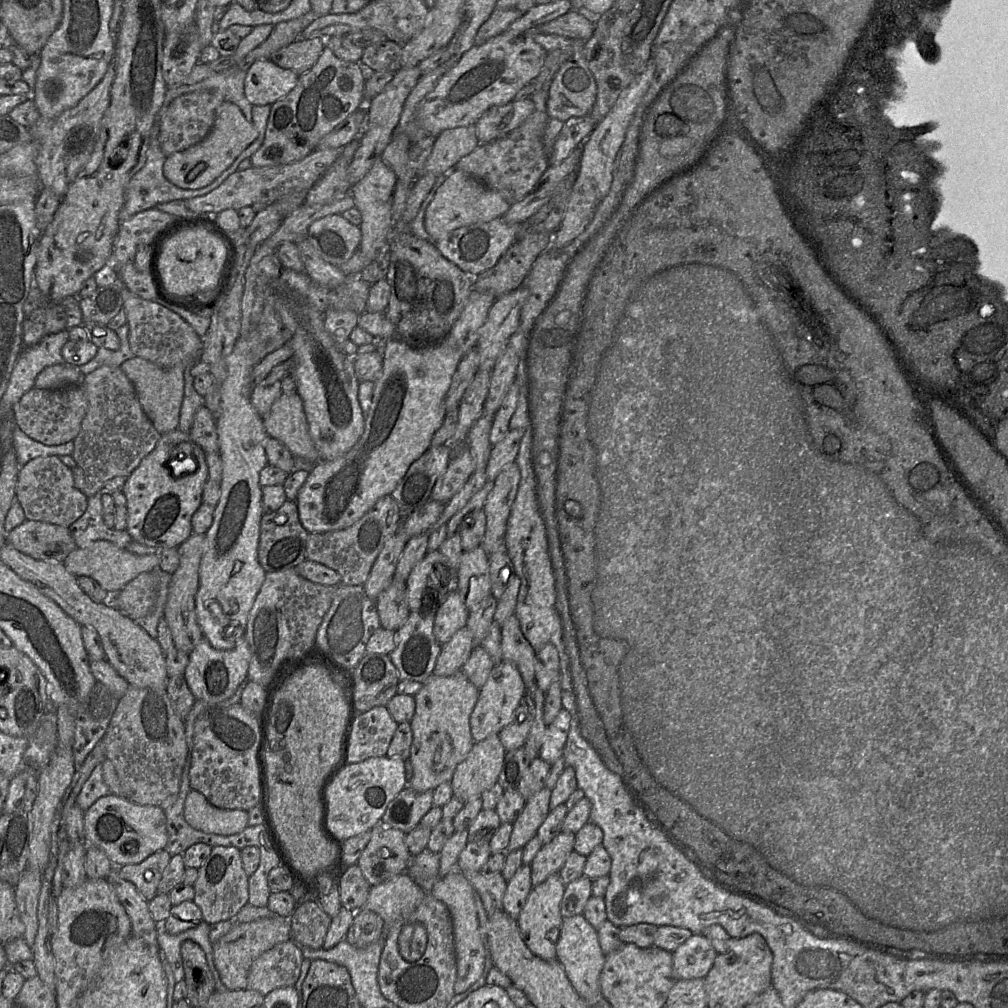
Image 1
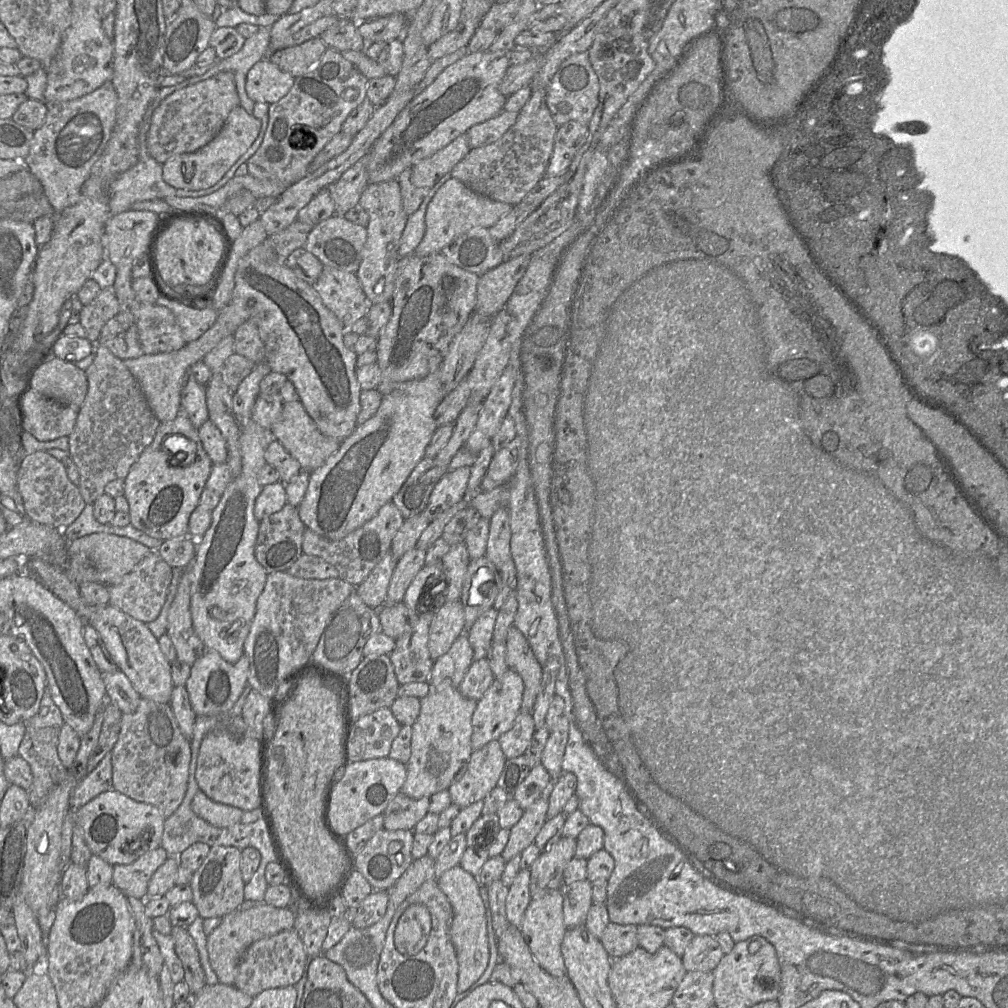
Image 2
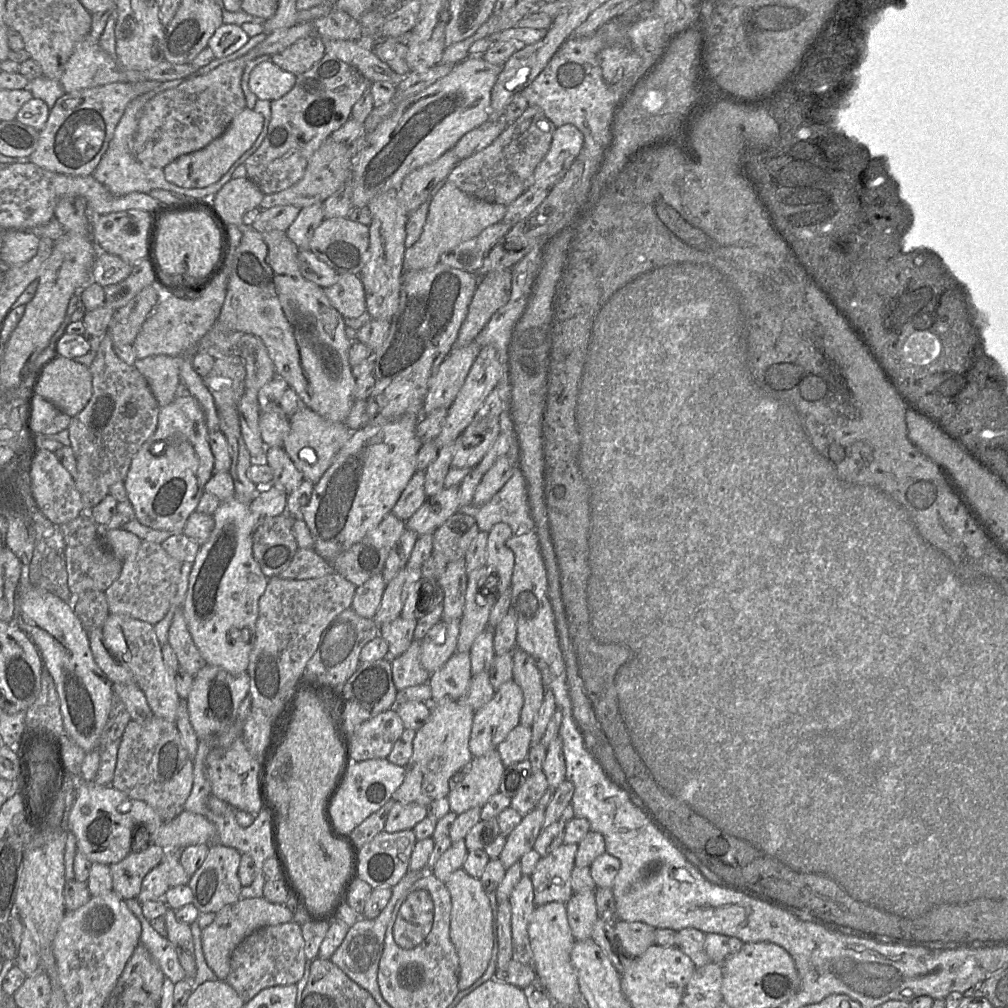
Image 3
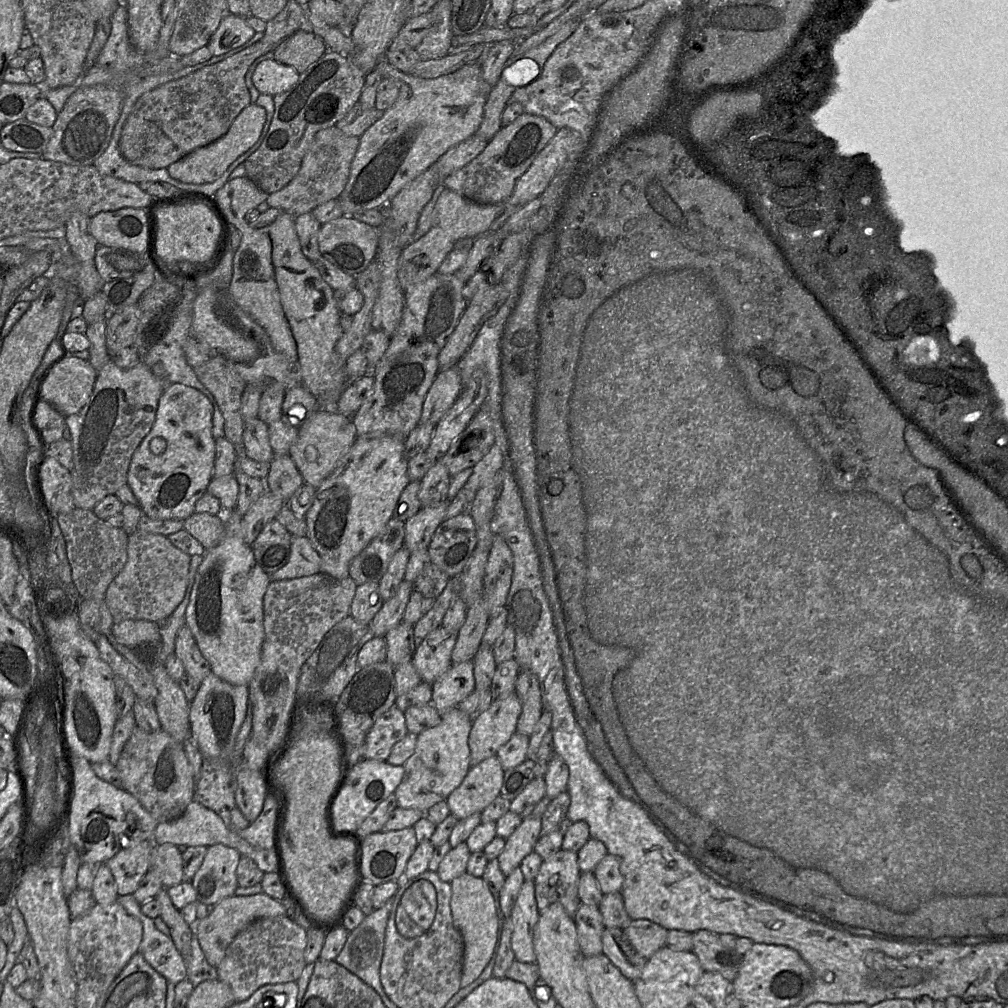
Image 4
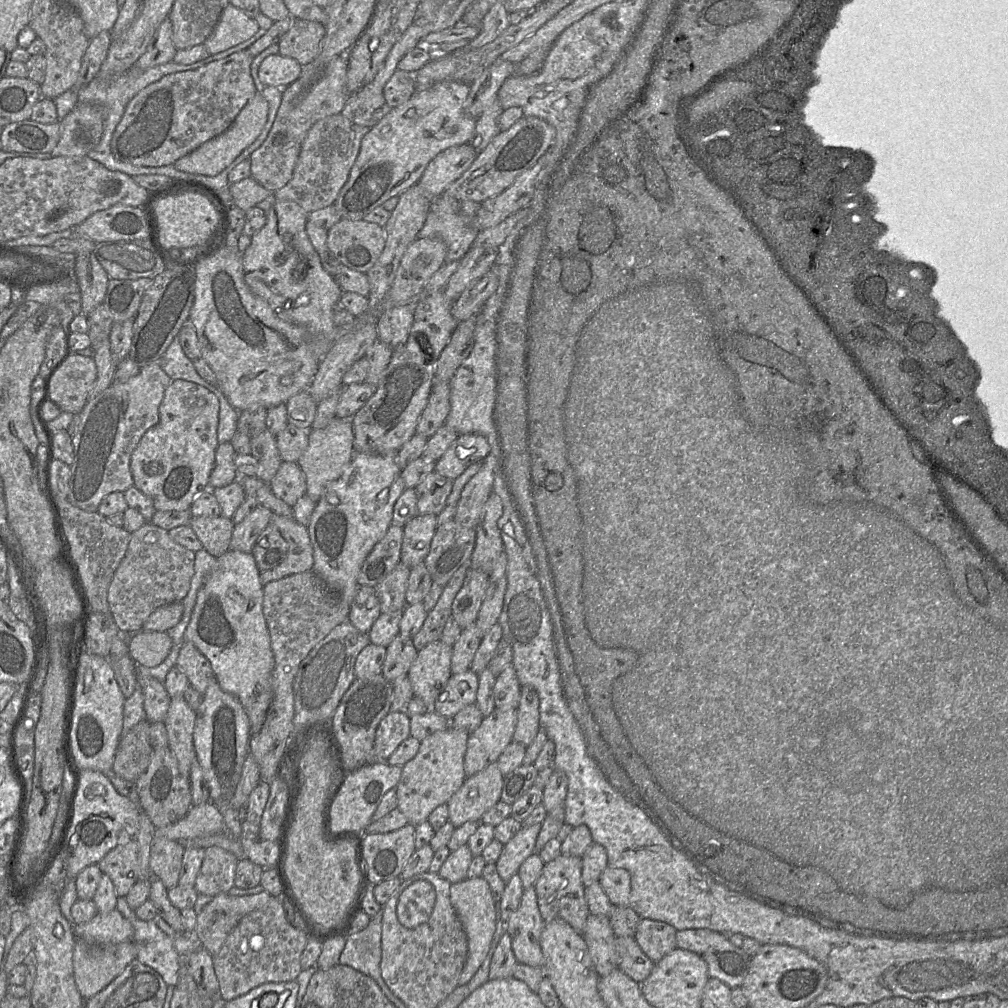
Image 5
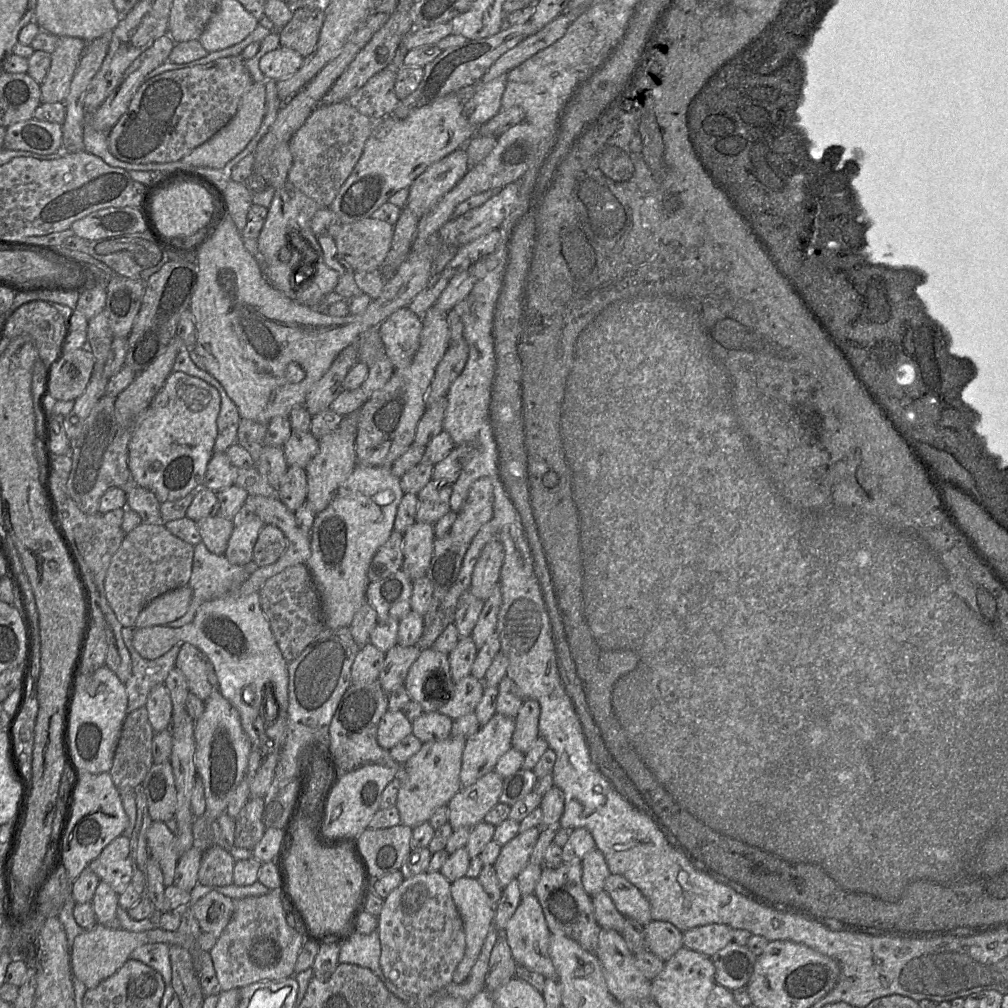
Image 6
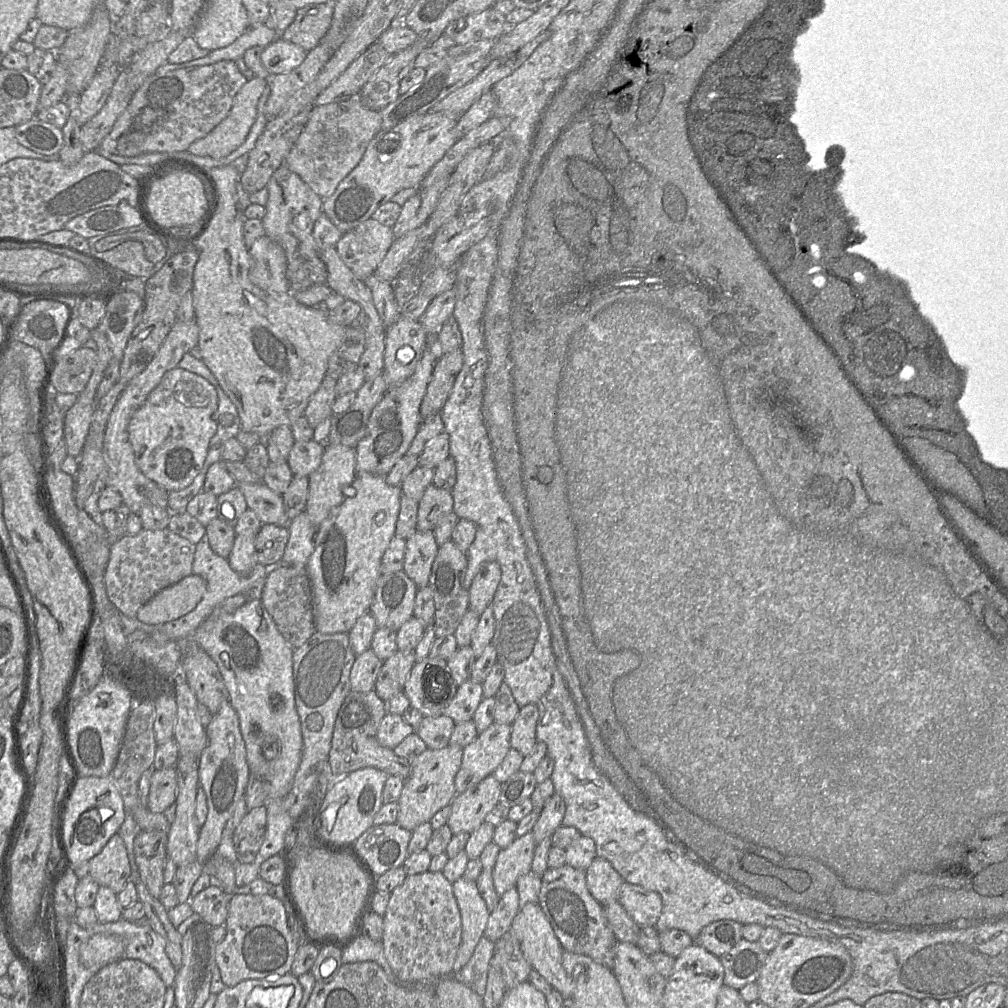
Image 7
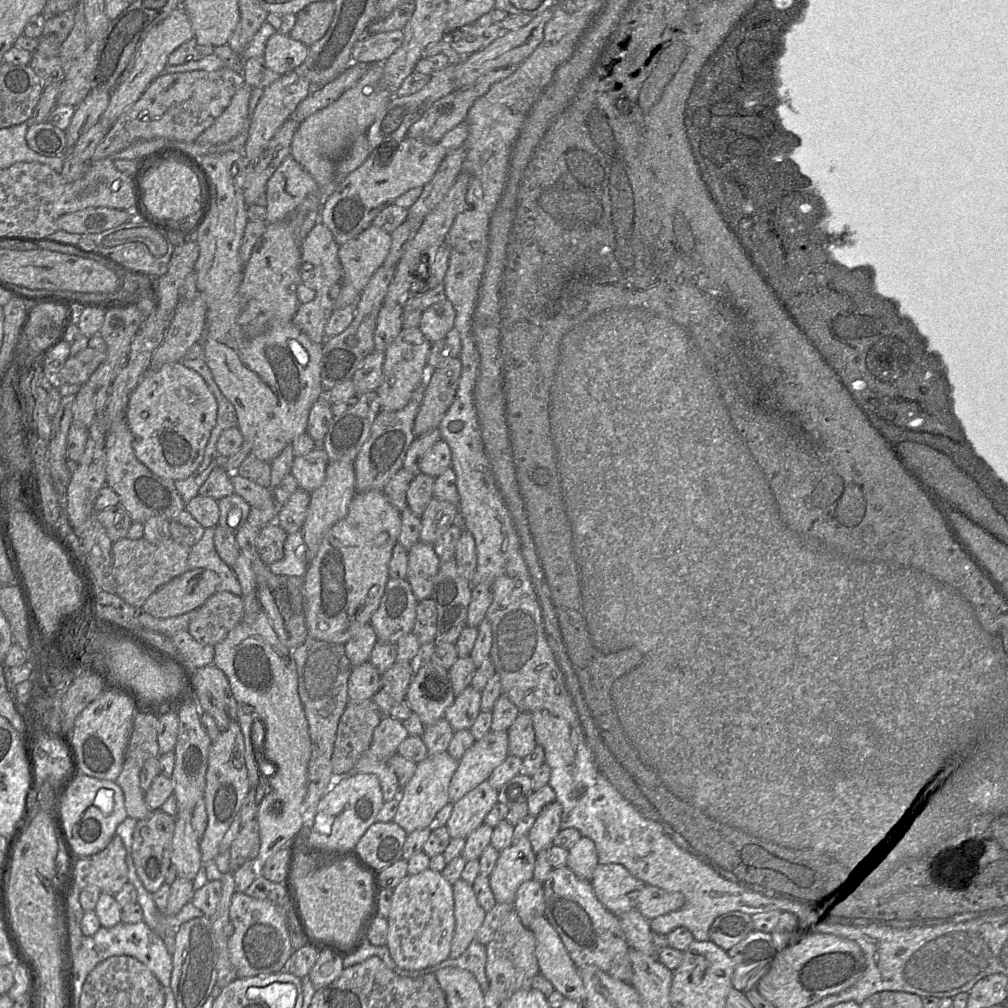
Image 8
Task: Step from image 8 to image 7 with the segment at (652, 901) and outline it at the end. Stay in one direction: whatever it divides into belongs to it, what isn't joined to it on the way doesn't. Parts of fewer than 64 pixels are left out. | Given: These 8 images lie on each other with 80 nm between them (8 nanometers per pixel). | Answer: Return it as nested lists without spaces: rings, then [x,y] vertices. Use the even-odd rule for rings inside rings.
[[[626,881],[620,888],[618,901],[640,927],[654,927],[663,908],[657,892]]]

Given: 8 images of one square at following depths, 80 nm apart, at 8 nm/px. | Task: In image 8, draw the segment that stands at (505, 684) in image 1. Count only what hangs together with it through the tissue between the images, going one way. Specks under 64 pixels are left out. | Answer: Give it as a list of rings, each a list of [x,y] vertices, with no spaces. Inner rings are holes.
[[[490,731],[464,753],[449,785],[449,802],[455,803],[484,781],[509,755],[507,731]]]

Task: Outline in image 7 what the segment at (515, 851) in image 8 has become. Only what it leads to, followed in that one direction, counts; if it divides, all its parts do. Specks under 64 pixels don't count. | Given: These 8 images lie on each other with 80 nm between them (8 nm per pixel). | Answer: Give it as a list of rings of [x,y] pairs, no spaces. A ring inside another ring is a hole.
[[[530,831],[517,836],[508,847],[500,850],[492,870],[494,886],[499,896],[516,886],[520,876],[531,871],[536,845]]]

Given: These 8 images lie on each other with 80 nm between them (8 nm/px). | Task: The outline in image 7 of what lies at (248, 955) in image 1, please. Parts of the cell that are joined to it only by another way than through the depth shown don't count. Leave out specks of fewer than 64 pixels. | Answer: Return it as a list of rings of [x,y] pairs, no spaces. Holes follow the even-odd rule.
[[[210,886],[199,892],[192,900],[191,907],[194,913],[212,927],[225,925],[229,911],[230,895],[223,889]]]

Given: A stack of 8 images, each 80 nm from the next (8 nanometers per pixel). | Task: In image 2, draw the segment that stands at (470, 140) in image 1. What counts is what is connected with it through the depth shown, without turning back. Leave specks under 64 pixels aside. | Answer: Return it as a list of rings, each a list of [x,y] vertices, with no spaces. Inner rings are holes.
[[[463,133],[459,135],[448,145],[431,156],[419,161],[412,167],[412,184],[425,192],[429,191],[434,184],[446,173],[450,172],[470,150],[467,134]]]

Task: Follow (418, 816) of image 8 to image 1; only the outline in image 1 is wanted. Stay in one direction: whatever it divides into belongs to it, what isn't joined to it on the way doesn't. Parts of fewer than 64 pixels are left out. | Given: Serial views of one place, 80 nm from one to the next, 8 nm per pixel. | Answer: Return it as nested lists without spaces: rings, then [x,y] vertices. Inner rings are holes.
[[[461,672],[447,677],[431,675],[422,689],[414,696],[415,713],[410,721],[413,742],[410,761],[413,777],[408,786],[417,792],[434,790],[442,783],[450,782],[456,767],[466,758],[475,741],[470,731],[470,716],[479,696],[479,690]]]

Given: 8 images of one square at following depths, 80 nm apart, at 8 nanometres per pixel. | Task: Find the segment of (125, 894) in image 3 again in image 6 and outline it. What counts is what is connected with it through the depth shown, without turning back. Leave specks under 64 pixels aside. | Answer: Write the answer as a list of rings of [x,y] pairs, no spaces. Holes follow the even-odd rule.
[[[125,835],[115,838],[89,867],[100,881],[109,884],[118,895],[122,894],[133,876],[130,838]]]

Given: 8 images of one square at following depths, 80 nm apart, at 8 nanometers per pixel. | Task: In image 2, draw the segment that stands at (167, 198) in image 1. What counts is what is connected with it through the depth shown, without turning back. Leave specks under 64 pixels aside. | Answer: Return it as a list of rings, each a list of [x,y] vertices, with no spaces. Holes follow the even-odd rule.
[[[155,102],[153,105],[147,110],[146,113],[143,115],[143,119],[141,121],[140,126],[140,136],[139,136],[139,160],[138,162],[131,167],[130,169],[126,170],[125,172],[118,175],[109,185],[109,210],[111,215],[119,214],[121,212],[125,212],[130,210],[131,206],[138,201],[145,201],[145,200],[155,200],[161,199],[164,200],[167,197],[202,197],[209,195],[221,187],[223,187],[234,175],[238,167],[247,162],[247,160],[254,155],[254,153],[260,147],[266,129],[268,127],[268,119],[269,119],[269,105],[268,103],[261,103],[256,102],[253,109],[253,116],[261,121],[261,128],[260,132],[250,146],[250,148],[232,165],[232,167],[226,172],[226,174],[212,187],[202,189],[202,190],[183,190],[177,189],[169,184],[167,184],[163,179],[163,172],[162,172],[162,164],[158,163],[155,159],[153,159],[148,152],[147,144],[146,144],[146,136],[147,131],[149,129],[149,124],[151,122],[151,116],[153,111],[157,108],[160,102]]]

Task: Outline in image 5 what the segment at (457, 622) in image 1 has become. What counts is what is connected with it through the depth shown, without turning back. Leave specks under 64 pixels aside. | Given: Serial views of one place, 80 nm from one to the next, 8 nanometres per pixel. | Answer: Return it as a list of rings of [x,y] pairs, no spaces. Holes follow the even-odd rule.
[[[441,640],[431,642],[418,651],[407,673],[414,696],[422,699],[428,711],[434,711],[434,705],[424,699],[426,691],[445,688],[452,675],[451,656],[451,646]]]

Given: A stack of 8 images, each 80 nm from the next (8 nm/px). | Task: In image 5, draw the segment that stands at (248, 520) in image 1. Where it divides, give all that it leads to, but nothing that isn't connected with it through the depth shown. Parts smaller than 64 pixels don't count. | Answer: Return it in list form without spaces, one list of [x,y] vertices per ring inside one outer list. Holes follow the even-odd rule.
[[[229,549],[217,557],[215,568],[199,589],[183,637],[184,641],[192,642],[209,660],[219,686],[239,700],[248,716],[251,736],[261,730],[273,699],[272,671],[275,660],[271,649],[269,630],[263,614],[263,588],[260,571],[252,553]]]

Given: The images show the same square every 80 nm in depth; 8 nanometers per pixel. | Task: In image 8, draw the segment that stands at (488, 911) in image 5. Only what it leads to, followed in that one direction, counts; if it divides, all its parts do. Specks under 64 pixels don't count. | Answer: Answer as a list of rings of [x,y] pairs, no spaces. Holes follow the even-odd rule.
[[[462,878],[453,885],[455,929],[450,958],[458,958],[476,939],[486,913],[478,903],[472,884]]]

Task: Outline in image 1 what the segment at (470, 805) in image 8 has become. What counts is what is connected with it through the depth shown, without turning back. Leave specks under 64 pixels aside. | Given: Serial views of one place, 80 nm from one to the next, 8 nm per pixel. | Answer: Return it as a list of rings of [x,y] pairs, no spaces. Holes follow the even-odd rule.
[[[499,734],[475,742],[451,779],[453,795],[469,802],[498,782],[506,749]]]

